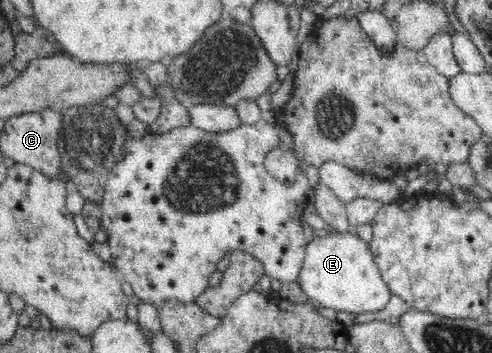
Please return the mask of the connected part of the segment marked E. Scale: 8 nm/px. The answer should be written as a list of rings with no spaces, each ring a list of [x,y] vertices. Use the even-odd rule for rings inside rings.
[[[353,229],[346,232],[332,231],[324,237],[314,237],[308,242],[304,256],[304,264],[298,276],[298,283],[303,292],[324,306],[335,311],[350,312],[352,314],[364,312],[380,312],[392,291],[382,279],[374,255],[370,251],[369,244],[358,237]]]

